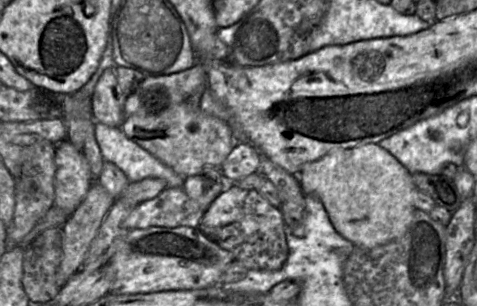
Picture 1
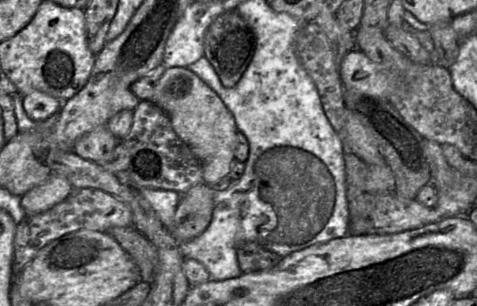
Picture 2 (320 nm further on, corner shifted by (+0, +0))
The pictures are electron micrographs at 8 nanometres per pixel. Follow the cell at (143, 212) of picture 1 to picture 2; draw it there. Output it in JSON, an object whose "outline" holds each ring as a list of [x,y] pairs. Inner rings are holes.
{"outline":[[[73,188],[65,200],[51,209],[27,216],[18,224],[14,237],[12,280],[50,242],[79,230],[107,232],[114,227],[133,226],[130,208],[113,195],[92,188]]]}

